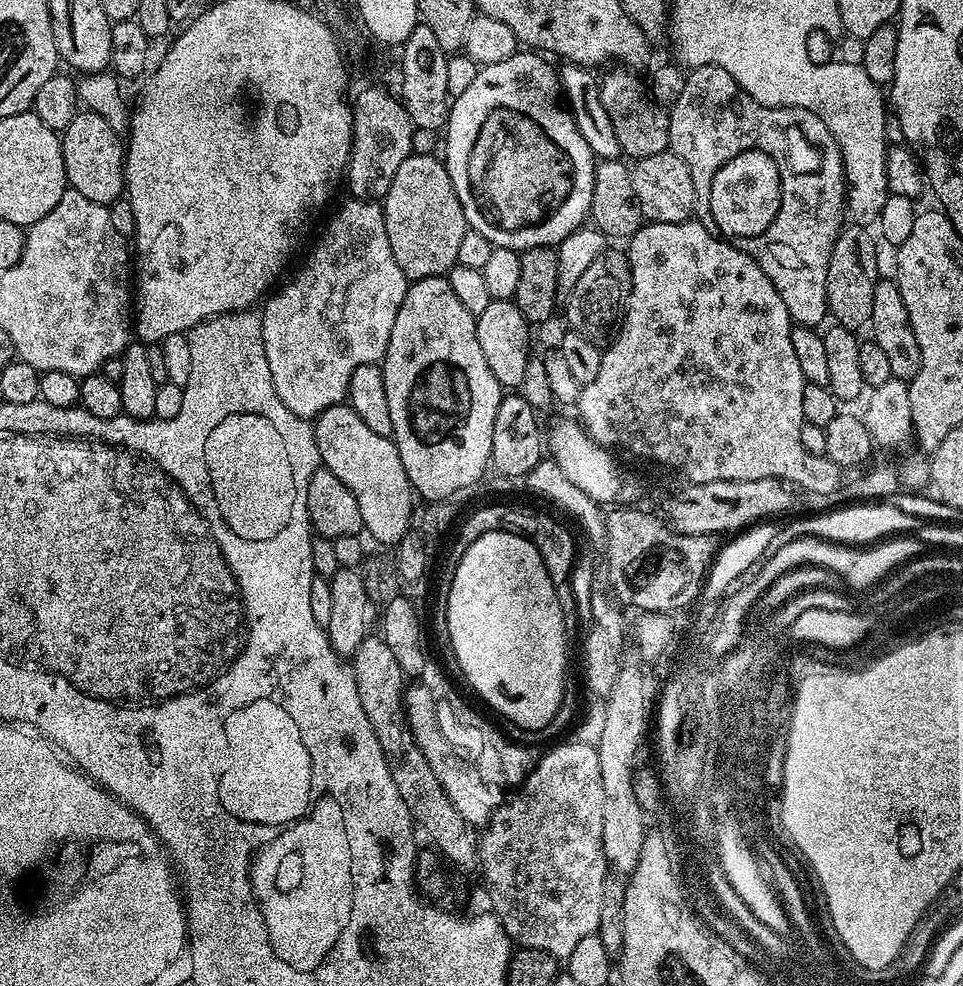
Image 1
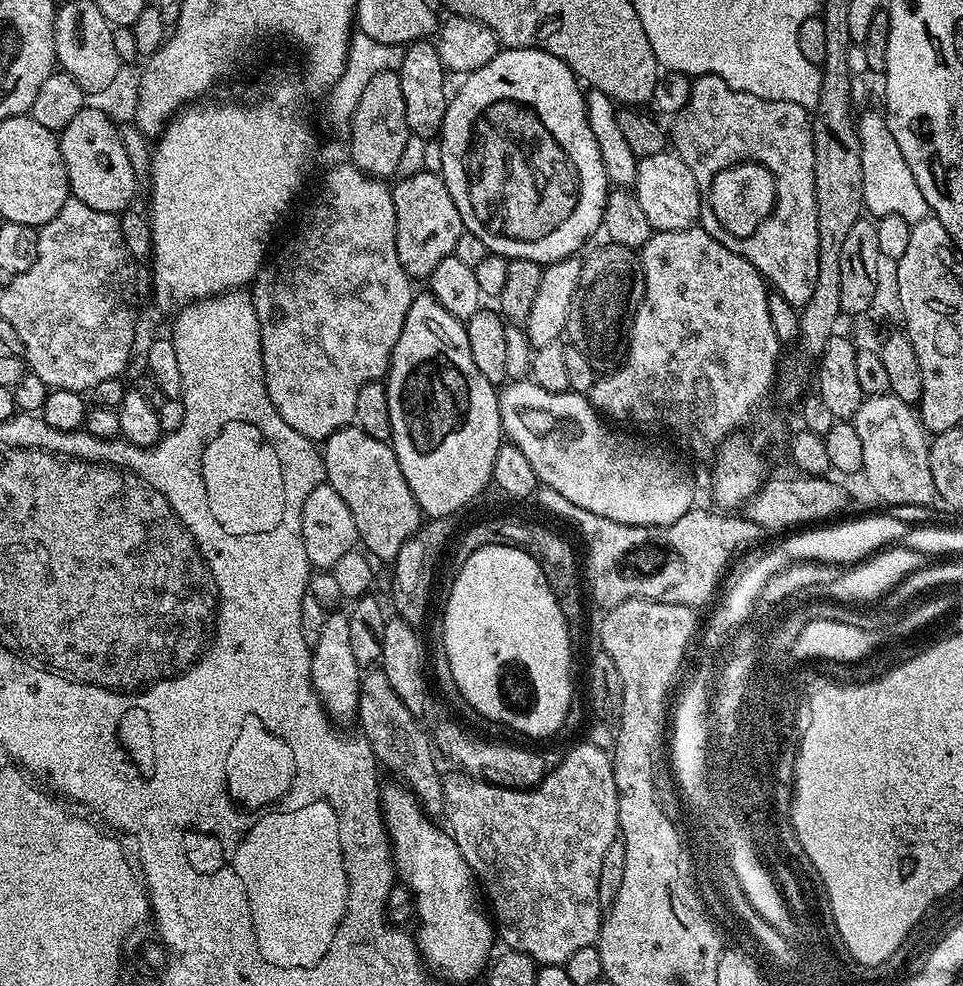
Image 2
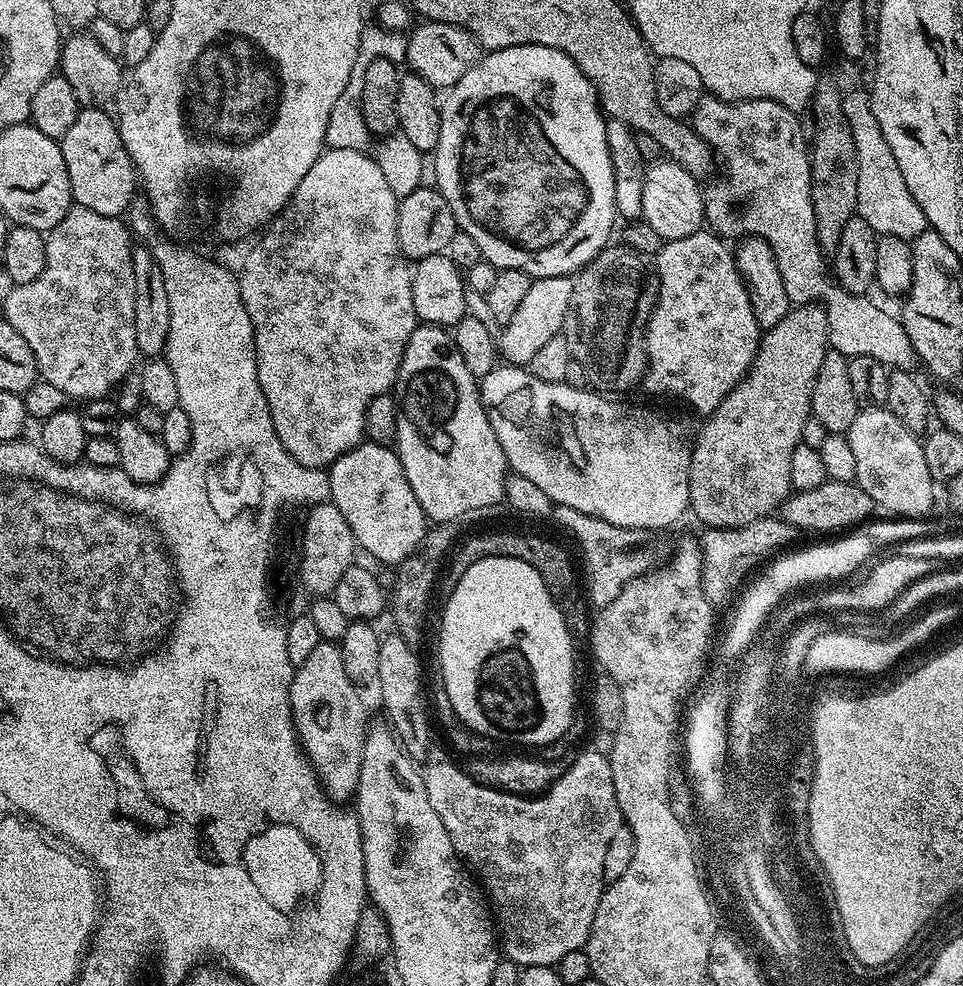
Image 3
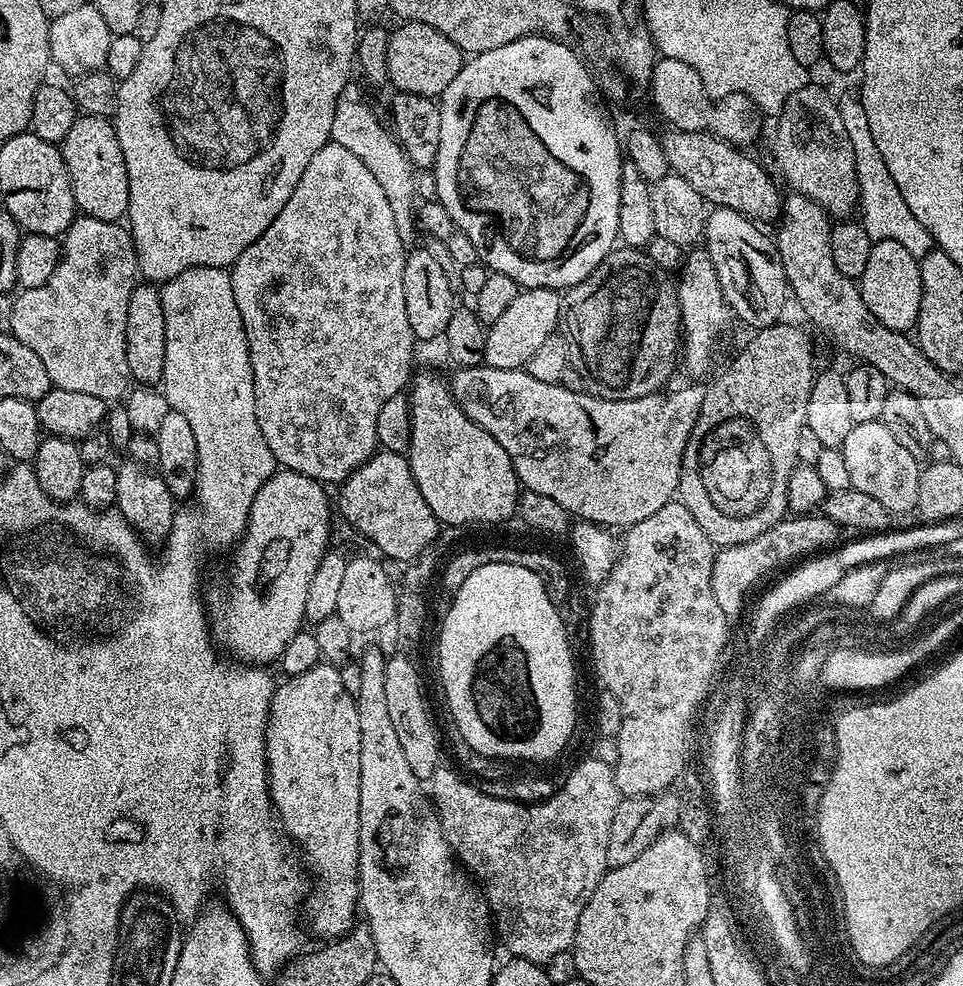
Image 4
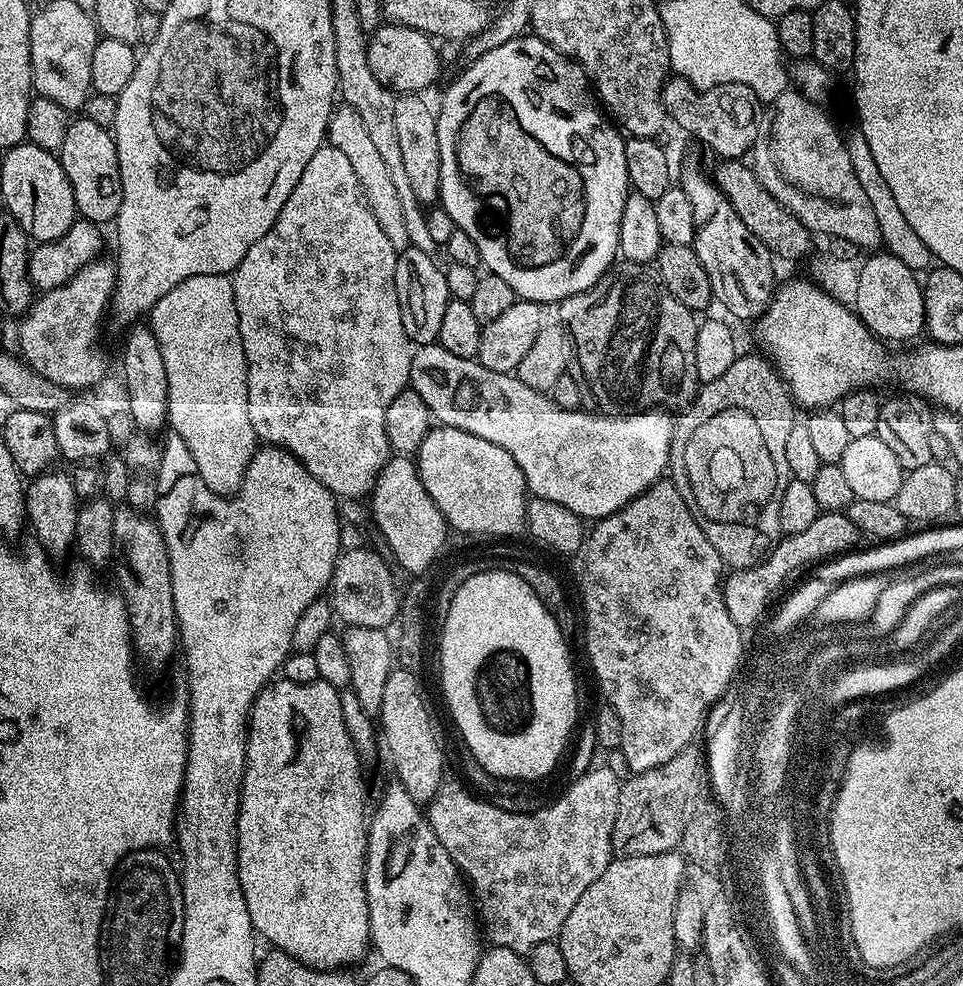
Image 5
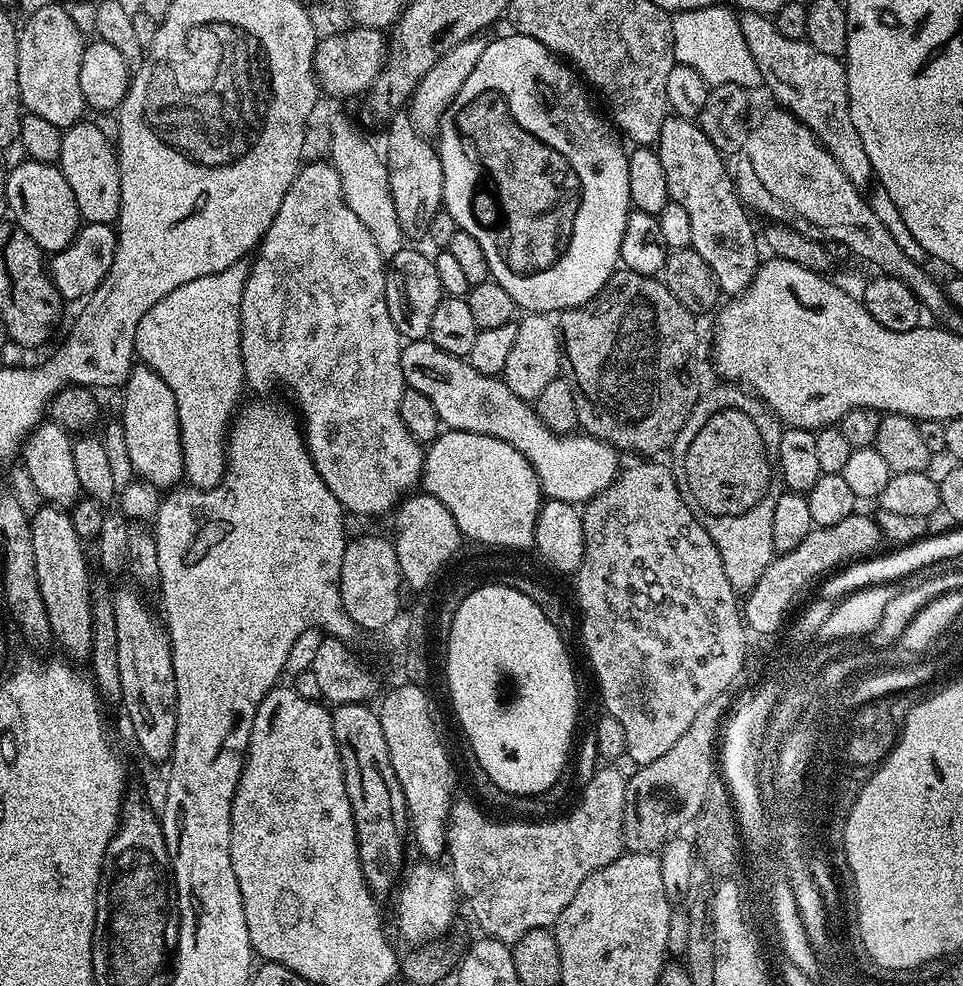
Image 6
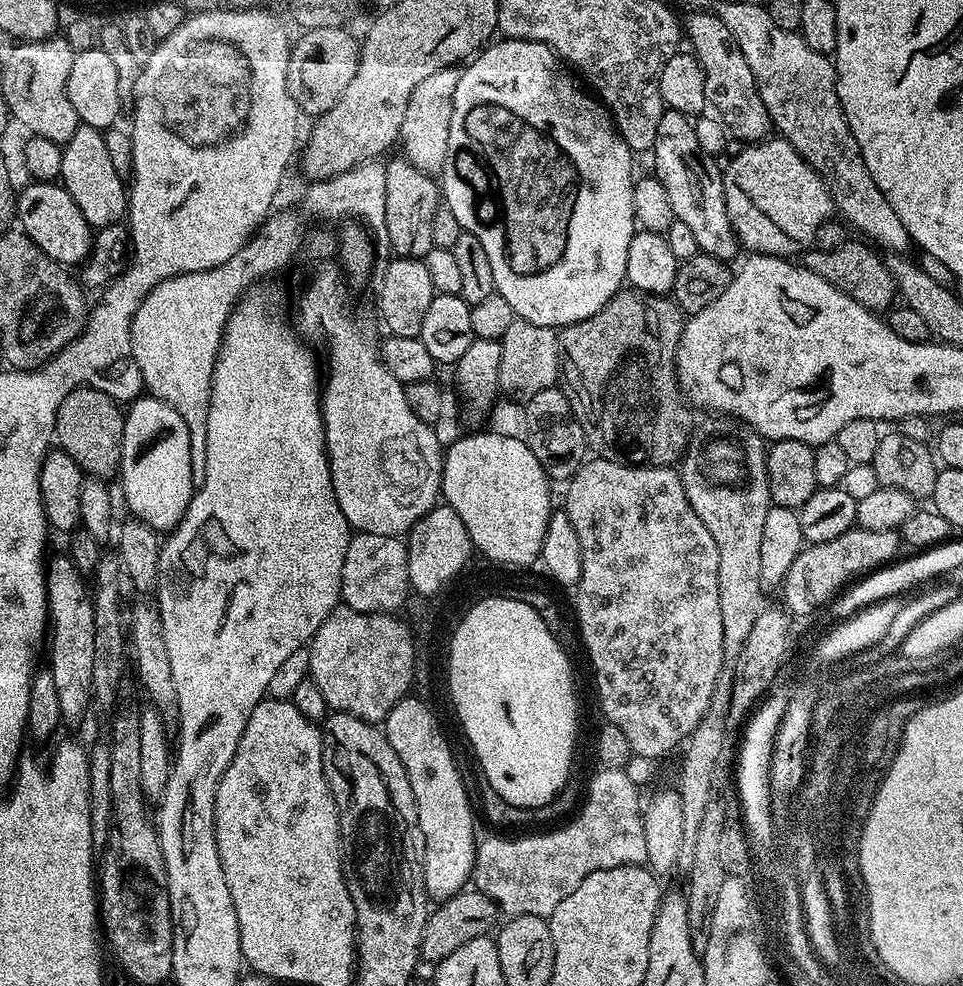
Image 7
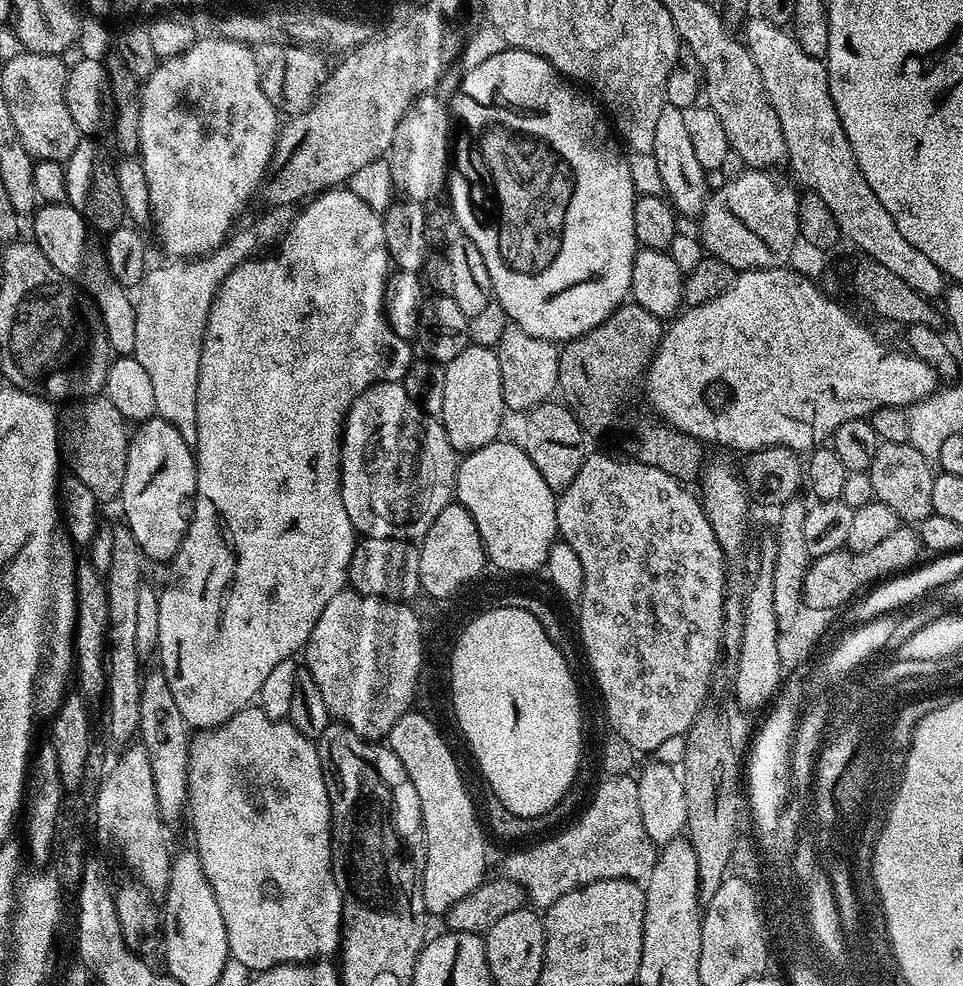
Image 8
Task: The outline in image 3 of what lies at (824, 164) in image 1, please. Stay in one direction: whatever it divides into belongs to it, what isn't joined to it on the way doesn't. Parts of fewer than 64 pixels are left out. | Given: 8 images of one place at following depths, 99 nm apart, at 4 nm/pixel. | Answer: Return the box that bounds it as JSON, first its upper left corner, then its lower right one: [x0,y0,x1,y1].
[690,94,918,370]

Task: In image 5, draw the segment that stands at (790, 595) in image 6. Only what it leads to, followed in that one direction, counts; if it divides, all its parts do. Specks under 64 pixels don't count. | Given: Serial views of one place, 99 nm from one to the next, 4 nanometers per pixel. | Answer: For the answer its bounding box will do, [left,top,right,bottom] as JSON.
[722,511,861,630]

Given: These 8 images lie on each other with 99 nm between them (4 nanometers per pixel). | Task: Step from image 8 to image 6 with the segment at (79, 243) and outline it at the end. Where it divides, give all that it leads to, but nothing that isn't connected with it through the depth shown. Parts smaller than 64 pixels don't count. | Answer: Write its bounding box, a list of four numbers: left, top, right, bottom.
[6,159,81,253]

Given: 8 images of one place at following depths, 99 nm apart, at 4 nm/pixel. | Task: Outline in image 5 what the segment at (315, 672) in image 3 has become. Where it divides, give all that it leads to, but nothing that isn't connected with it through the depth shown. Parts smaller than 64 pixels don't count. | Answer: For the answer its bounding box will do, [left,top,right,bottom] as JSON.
[236,678,370,970]

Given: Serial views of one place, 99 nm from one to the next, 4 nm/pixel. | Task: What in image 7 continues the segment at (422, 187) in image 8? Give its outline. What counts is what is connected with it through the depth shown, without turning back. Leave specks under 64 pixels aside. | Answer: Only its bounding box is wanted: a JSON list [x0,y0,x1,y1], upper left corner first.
[400,66,461,176]

